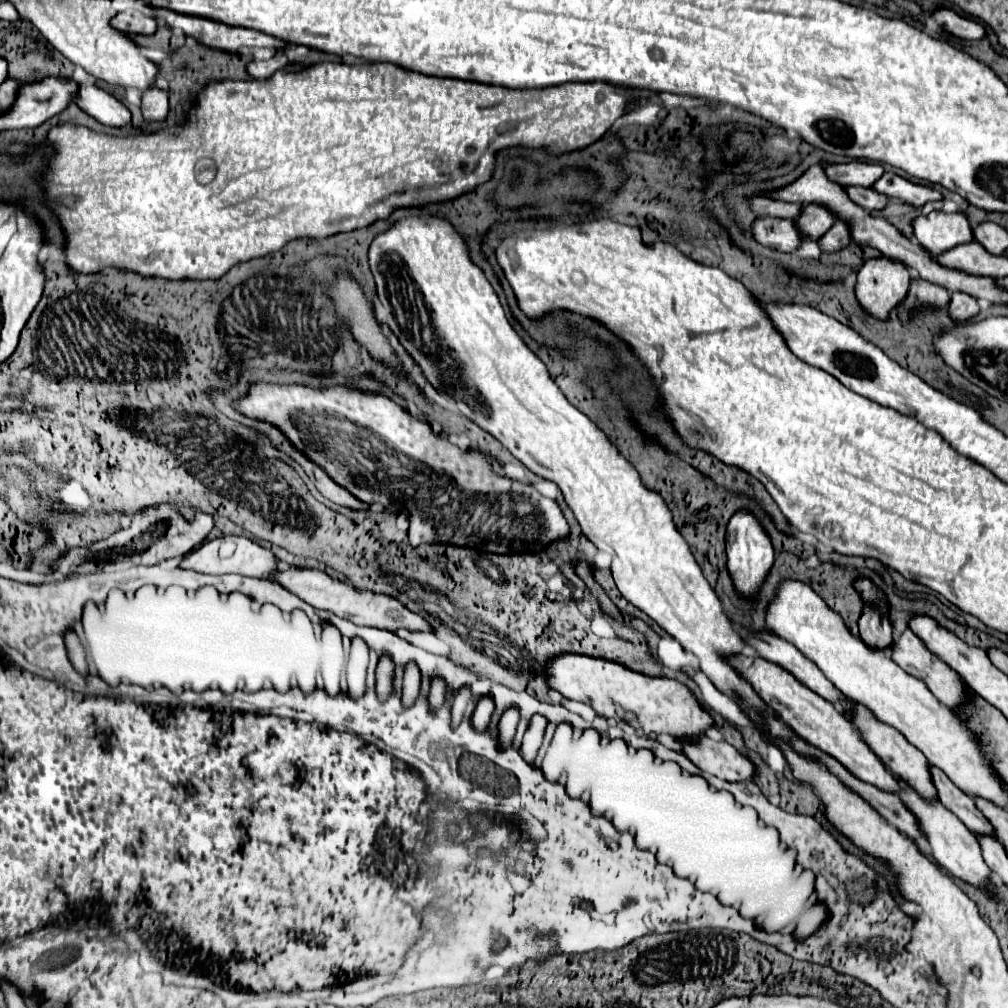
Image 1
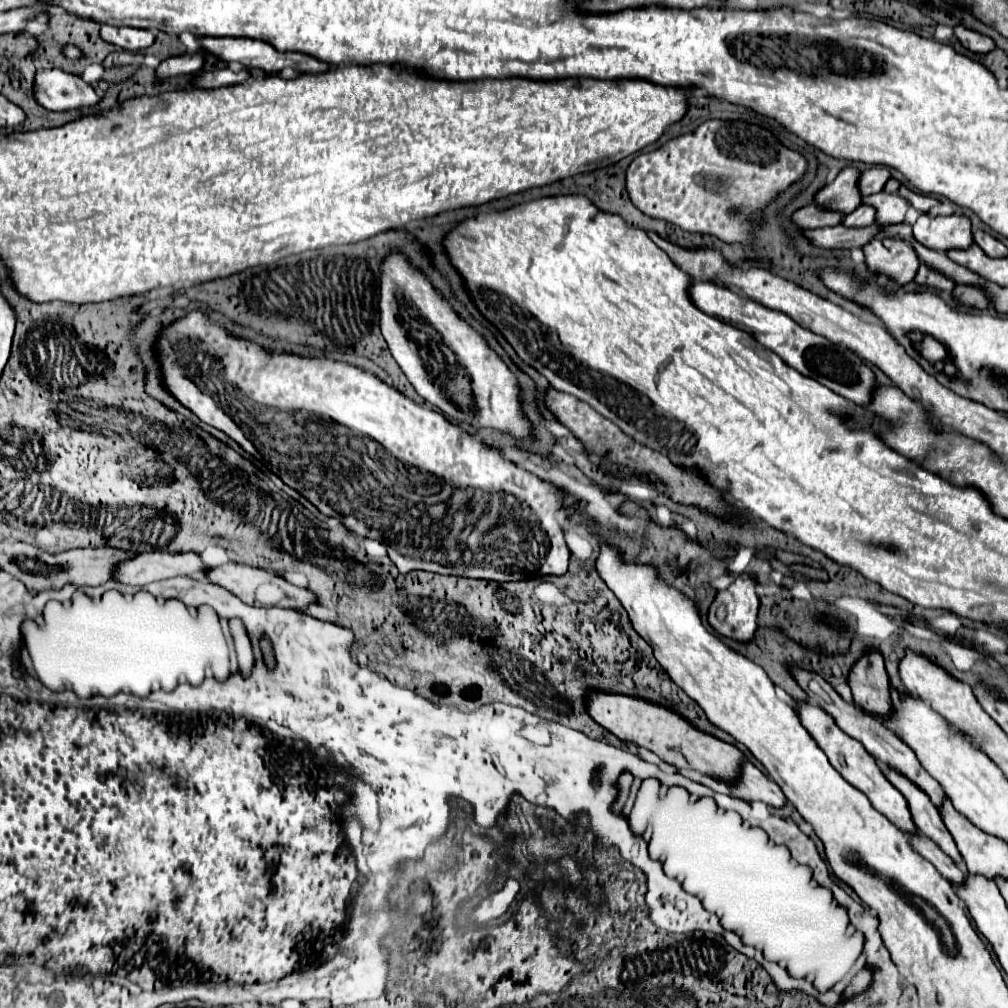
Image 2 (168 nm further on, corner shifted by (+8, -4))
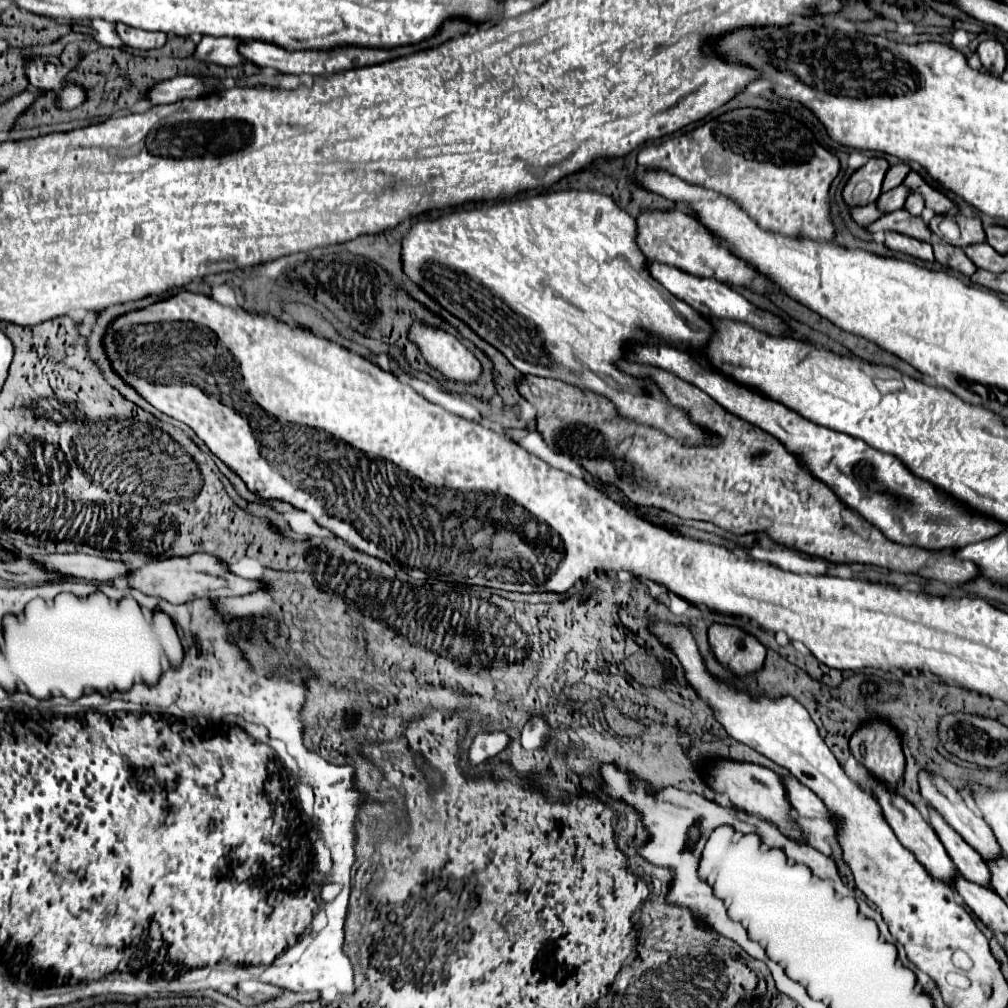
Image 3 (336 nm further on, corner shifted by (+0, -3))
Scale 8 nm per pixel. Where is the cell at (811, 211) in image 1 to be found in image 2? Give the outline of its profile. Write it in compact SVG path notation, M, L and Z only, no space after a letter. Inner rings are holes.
M844 168L830 186L822 188L816 194L816 198L814 198L816 206L830 208L830 210L836 210L836 212L842 212L842 214L854 212L862 202L862 196L856 188L858 174L860 172L854 170L854 168Z

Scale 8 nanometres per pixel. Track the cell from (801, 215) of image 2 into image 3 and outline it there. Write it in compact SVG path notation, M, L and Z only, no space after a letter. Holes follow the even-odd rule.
M870 203L870 205L864 205L864 207L854 207L852 209L852 217L854 217L854 221L858 225L870 225L876 219L880 219L882 215L884 215L884 211L880 211L876 203Z

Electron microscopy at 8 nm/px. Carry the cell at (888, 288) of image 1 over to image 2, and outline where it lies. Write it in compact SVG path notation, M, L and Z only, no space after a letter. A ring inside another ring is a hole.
M902 238L870 240L862 250L868 270L872 274L888 276L888 280L896 286L904 286L914 280L920 266L916 252Z

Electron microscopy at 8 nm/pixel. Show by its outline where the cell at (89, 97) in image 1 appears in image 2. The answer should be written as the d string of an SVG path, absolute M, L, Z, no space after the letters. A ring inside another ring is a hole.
M42 70L36 74L36 100L46 110L64 112L72 108L94 108L100 104L96 90L82 76L62 70Z

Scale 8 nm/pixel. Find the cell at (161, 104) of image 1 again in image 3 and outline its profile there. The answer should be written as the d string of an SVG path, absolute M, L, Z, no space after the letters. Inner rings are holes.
M204 35L202 51L196 53L202 55L202 61L232 67L232 65L240 65L242 61L242 55L238 53L240 45L242 43L238 43L238 39L210 39L210 35Z

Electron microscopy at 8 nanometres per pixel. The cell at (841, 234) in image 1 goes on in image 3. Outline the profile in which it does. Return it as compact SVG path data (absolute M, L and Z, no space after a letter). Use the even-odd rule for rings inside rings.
M904 185L894 187L894 189L890 189L890 191L886 191L886 193L882 193L878 197L878 207L884 209L886 213L896 211L896 209L902 209L908 195L910 195L910 189L908 187L904 187Z

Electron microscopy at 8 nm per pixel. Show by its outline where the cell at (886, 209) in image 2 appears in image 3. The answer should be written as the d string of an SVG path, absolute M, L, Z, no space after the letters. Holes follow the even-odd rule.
M912 193L912 195L908 197L908 201L906 201L904 209L906 209L910 215L920 215L920 213L922 213L922 209L924 209L924 199L922 199L922 195Z

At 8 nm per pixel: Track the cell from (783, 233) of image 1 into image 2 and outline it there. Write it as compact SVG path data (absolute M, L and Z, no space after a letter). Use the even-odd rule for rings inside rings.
M866 226L866 228L816 228L816 230L804 230L804 236L810 240L810 244L832 250L832 248L862 248L874 234L878 226Z

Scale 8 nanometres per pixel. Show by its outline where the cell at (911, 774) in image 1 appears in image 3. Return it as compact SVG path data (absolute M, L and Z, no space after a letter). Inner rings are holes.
M930 809L930 825L934 827L938 839L946 847L946 853L958 867L960 875L986 889L992 889L990 871L988 871L984 859L972 847L966 847L966 843L962 843L962 837L956 831L950 831L950 827L946 827L946 821L942 819L942 815L938 815L934 809Z

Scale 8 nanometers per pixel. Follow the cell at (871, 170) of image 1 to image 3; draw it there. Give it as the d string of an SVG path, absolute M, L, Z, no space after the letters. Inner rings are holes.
M900 163L900 165L894 165L888 169L886 177L884 177L884 185L882 185L882 191L890 191L898 185L902 185L902 181L906 179L906 175L910 173L910 165L906 163Z

